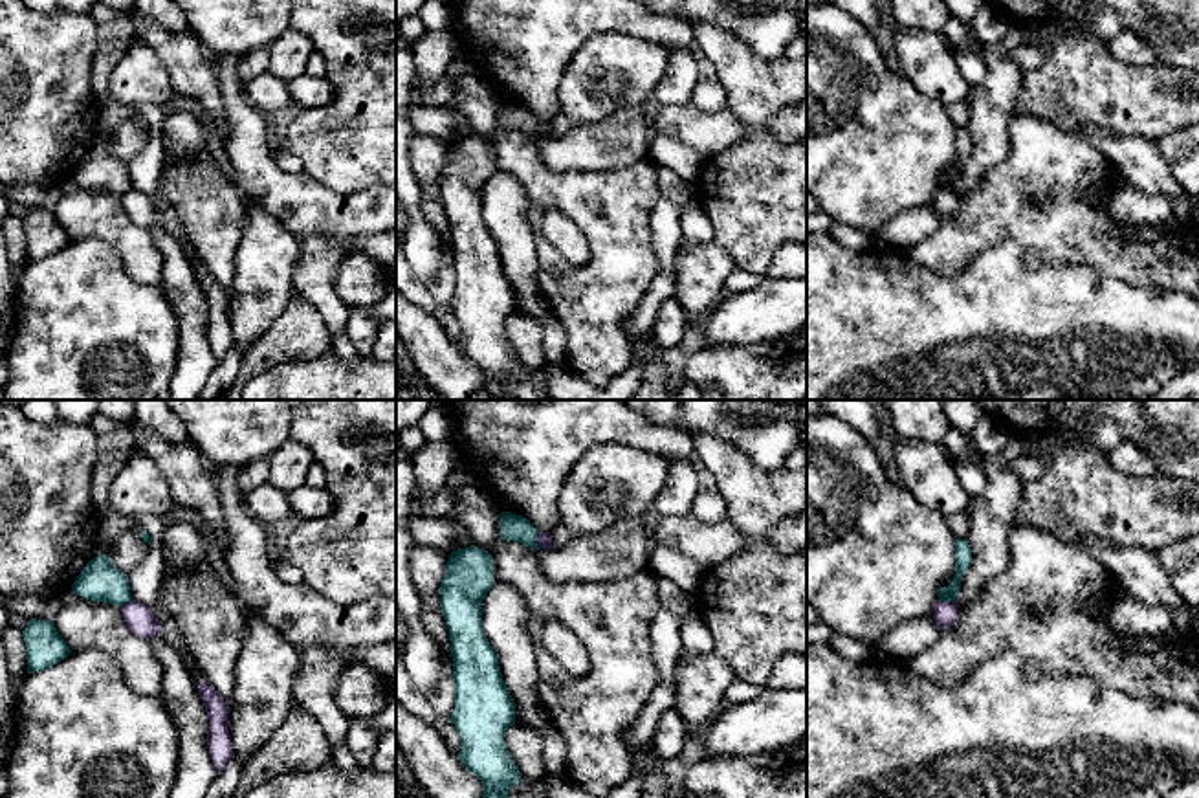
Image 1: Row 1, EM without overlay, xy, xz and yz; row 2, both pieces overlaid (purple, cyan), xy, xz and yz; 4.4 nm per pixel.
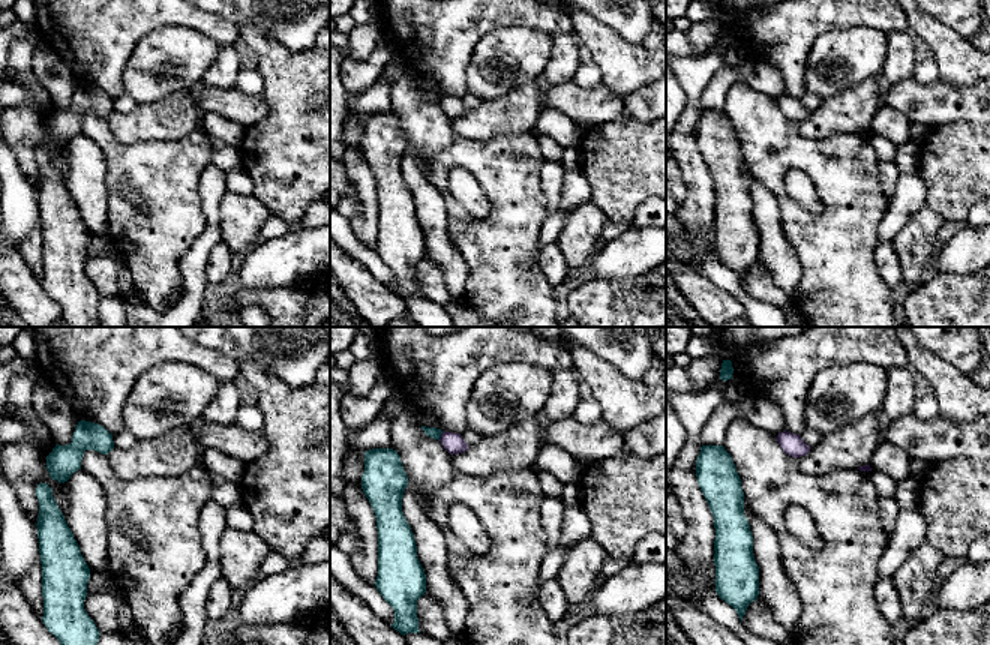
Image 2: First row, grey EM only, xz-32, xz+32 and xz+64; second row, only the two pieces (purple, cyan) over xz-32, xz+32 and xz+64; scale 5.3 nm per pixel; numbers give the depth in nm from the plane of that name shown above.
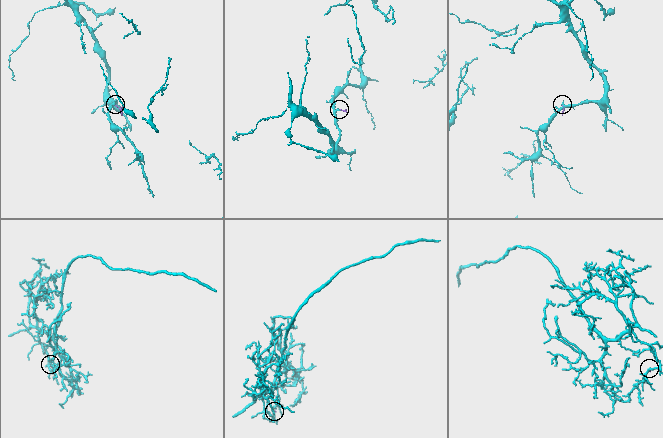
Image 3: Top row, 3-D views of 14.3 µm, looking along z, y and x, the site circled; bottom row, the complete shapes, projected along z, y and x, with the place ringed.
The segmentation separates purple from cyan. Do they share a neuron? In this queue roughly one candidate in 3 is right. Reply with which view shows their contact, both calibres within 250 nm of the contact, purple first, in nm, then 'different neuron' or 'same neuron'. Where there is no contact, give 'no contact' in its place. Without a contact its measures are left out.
meets purple in xz; 60 nm thick on the purple side, 120 nm on the other; different neuron

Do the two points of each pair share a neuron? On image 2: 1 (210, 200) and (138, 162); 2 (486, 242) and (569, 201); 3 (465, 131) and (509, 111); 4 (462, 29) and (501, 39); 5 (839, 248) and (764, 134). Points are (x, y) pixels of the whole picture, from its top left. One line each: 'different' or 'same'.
1: different
2: different
3: same
4: different
5: same

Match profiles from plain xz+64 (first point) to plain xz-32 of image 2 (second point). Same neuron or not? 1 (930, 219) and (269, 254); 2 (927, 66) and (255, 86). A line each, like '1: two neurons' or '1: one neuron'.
1: two neurons
2: one neuron

